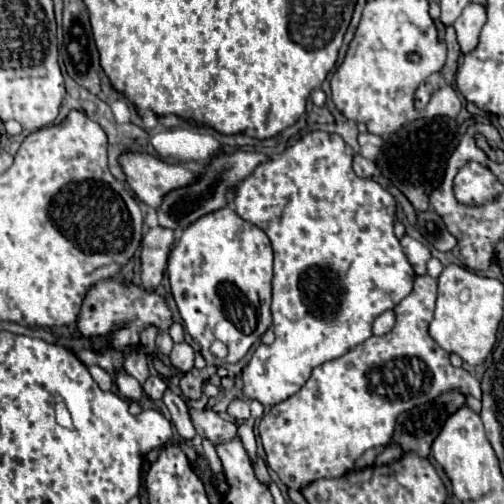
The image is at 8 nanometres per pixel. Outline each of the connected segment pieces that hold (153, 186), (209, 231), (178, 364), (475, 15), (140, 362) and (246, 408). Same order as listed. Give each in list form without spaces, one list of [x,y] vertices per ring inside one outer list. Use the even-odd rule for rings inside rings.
[[[124,153],[120,165],[136,197],[152,209],[158,209],[170,191],[192,185],[198,179],[198,173],[176,163],[164,163],[148,153]]]
[[[222,207],[212,211],[198,221],[194,221],[184,235],[174,245],[168,261],[168,277],[172,285],[172,295],[176,299],[178,311],[186,323],[188,333],[202,345],[202,355],[210,365],[236,363],[240,361],[248,349],[264,335],[264,331],[272,325],[270,309],[268,315],[262,313],[262,297],[260,291],[270,291],[272,281],[272,247],[262,229],[244,221],[236,211]],[[218,339],[228,347],[228,355],[224,359],[216,359],[210,353],[212,341]]]
[[[176,343],[170,353],[170,361],[178,371],[186,373],[194,367],[194,349],[188,343]]]
[[[470,3],[462,11],[462,15],[456,19],[454,29],[456,29],[456,35],[458,35],[460,51],[464,55],[476,49],[478,35],[480,35],[484,21],[486,21],[486,9],[484,9],[484,5],[476,5],[476,3]]]
[[[134,349],[126,361],[124,361],[124,369],[126,373],[130,373],[132,377],[138,379],[140,385],[144,385],[144,381],[150,377],[150,371],[148,371],[148,357],[142,349]]]
[[[236,399],[236,401],[232,401],[230,407],[228,407],[228,415],[236,423],[244,423],[250,417],[250,401],[248,399]]]

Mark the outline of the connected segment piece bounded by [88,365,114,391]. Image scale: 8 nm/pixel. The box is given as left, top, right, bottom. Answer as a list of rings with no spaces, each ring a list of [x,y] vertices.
[[[90,365],[88,371],[92,373],[92,377],[94,377],[94,381],[100,385],[100,389],[104,389],[104,391],[110,391],[110,389],[112,389],[114,379],[112,379],[112,375],[110,375],[106,369],[102,369],[102,367],[98,367],[98,365]]]

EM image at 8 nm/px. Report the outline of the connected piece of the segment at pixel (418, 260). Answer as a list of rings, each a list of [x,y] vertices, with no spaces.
[[[404,235],[400,239],[400,243],[402,243],[402,249],[404,249],[404,255],[408,257],[410,265],[414,267],[414,273],[416,275],[426,275],[426,263],[432,257],[430,249],[426,245],[422,245],[420,241],[412,239],[410,235]]]

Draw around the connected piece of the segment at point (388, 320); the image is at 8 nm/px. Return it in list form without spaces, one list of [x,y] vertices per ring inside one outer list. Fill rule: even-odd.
[[[384,311],[382,315],[376,317],[374,321],[374,335],[384,335],[392,329],[394,325],[394,311]]]

